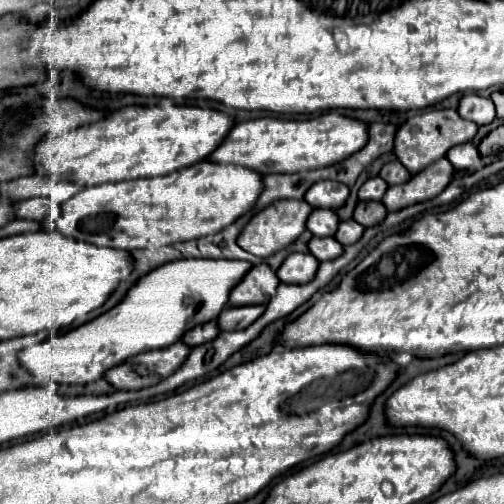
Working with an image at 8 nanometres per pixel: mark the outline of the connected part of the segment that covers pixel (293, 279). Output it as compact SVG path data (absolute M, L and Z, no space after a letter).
M289 254L277 270L277 276L281 282L287 284L303 284L313 280L317 270L319 262L317 258L313 258L313 254Z

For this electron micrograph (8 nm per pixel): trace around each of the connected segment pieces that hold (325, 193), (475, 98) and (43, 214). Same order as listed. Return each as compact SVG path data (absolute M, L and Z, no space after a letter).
M333 180L315 182L305 194L305 200L313 208L329 208L329 210L337 210L345 206L347 198L349 198L349 186Z
M467 94L467 96L463 96L463 100L459 104L459 114L461 114L461 118L483 126L483 124L491 124L495 120L495 106L489 98L483 98L479 94Z
M29 198L15 204L15 216L27 220L57 220L61 216L61 204L51 198Z

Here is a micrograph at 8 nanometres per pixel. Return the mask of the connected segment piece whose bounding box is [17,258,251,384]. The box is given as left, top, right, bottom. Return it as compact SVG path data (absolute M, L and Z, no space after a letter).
M189 258L189 260L175 260L167 262L165 266L159 266L157 270L151 270L145 274L129 292L127 296L109 312L101 314L99 318L73 328L65 332L63 336L51 336L45 342L39 342L31 348L25 348L17 354L19 364L33 376L49 378L57 384L89 384L105 376L107 370L113 366L119 366L127 362L129 358L149 352L149 350L161 350L165 346L171 346L173 342L181 340L181 334L185 330L191 330L193 326L199 326L201 322L209 322L219 318L223 312L229 292L241 282L245 272L251 270L251 262L241 260L201 260L201 258Z

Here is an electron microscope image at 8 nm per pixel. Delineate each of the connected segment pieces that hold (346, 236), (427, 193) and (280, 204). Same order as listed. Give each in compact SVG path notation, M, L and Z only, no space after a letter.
M345 220L345 222L339 224L339 230L337 230L337 234L335 234L335 240L341 242L343 246L349 246L349 244L357 242L363 232L365 232L365 228L363 228L359 222L355 222L355 220Z
M441 158L427 166L421 174L413 176L407 184L391 186L385 192L383 204L389 212L397 212L403 210L405 206L433 200L449 186L449 182L453 180L453 172L455 172L453 164L447 158Z
M277 200L277 202L273 202L273 206L267 206L265 210L257 212L249 220L245 230L237 238L237 244L243 250L247 250L259 258L269 258L275 252L291 246L305 232L305 228L307 228L305 224L307 224L307 218L311 212L313 212L313 208L305 200Z

